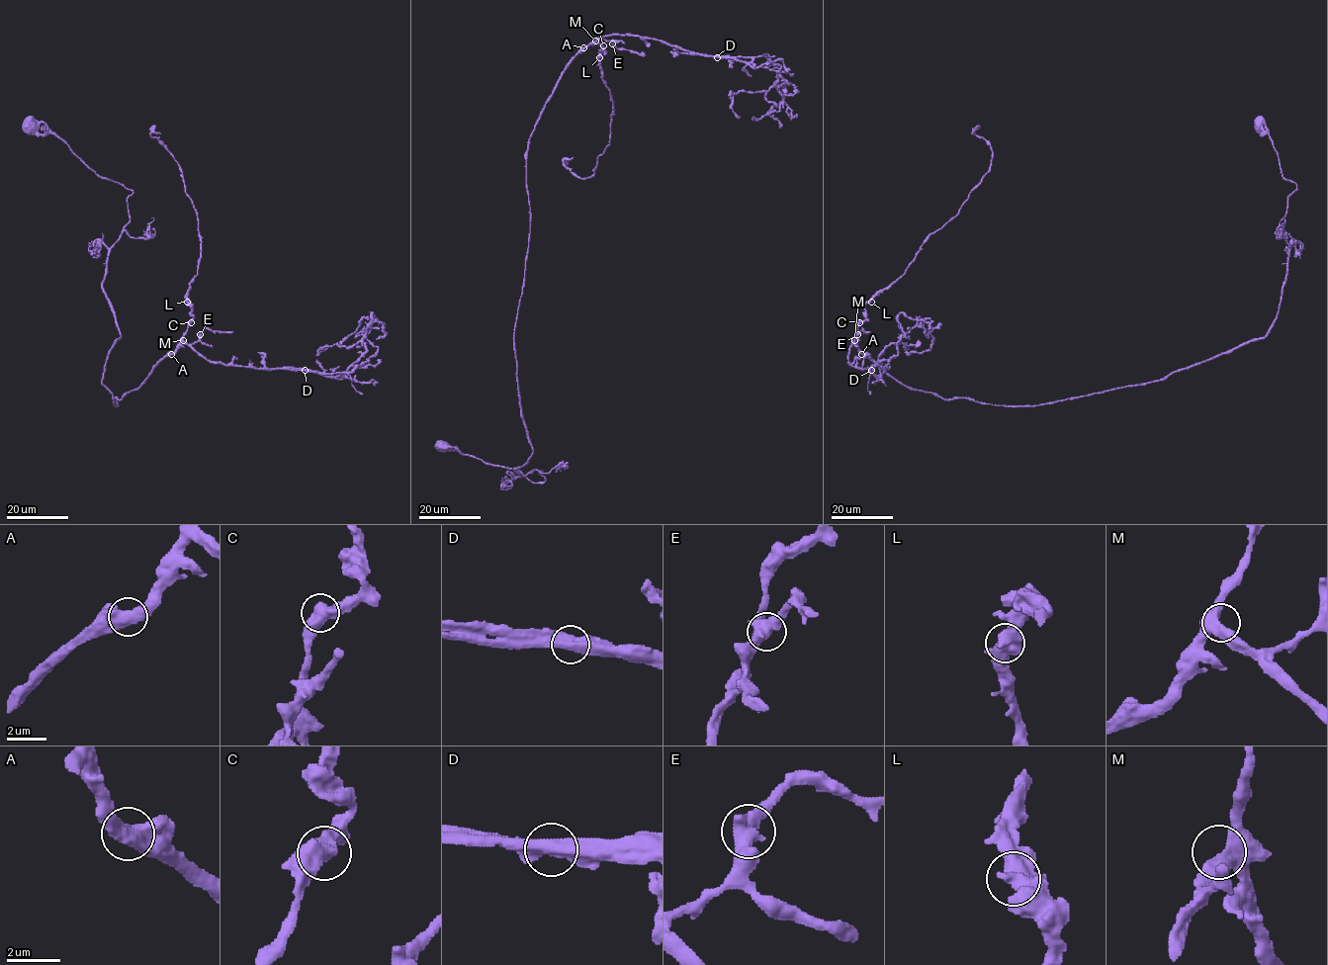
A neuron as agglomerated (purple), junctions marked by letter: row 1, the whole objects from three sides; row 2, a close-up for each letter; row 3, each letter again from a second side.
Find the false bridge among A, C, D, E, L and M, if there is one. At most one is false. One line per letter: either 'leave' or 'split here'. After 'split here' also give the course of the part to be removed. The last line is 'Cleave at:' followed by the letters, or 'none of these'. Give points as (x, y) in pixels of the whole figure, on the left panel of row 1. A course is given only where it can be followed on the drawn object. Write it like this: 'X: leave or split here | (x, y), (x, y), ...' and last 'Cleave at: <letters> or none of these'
A: leave
C: leave
D: split here | (305, 371), (342, 379), (366, 350), (362, 339), (372, 312), (369, 319), (363, 317), (340, 348)
E: leave
L: leave
M: leave
Cleave at: D

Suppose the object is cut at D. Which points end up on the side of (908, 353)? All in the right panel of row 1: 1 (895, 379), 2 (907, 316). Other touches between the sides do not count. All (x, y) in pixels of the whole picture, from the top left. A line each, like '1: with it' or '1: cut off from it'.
1: cut off from it
2: with it

